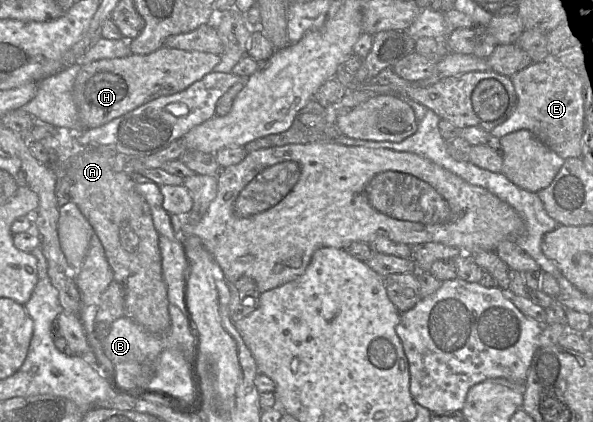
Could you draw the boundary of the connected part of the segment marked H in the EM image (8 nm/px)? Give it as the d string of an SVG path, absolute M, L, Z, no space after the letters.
M162 46L148 55L101 59L81 66L73 86L73 99L81 124L96 128L161 96L187 89L221 62L221 55Z

